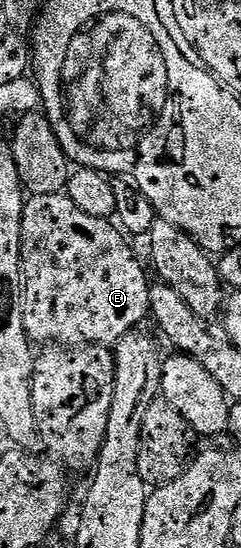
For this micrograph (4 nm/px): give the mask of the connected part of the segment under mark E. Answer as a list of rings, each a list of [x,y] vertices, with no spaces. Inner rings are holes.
[[[65,192],[34,195],[23,204],[22,280],[24,282],[24,300],[22,302],[22,310],[24,311],[24,327],[31,342],[38,344],[39,341],[39,346],[42,347],[49,345],[54,347],[81,347],[85,344],[110,347],[121,340],[126,333],[137,330],[141,326],[138,324],[142,320],[147,320],[150,312],[150,286],[152,281],[151,278],[146,278],[146,273],[142,270],[142,265],[138,262],[137,255],[130,250],[129,243],[131,244],[110,221],[96,219],[92,215],[84,215],[84,211],[80,211],[80,207],[76,207],[76,203],[72,203],[72,199],[67,197]]]

